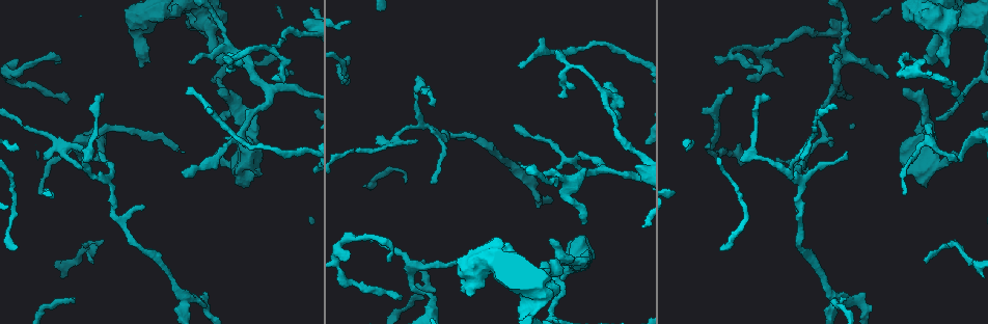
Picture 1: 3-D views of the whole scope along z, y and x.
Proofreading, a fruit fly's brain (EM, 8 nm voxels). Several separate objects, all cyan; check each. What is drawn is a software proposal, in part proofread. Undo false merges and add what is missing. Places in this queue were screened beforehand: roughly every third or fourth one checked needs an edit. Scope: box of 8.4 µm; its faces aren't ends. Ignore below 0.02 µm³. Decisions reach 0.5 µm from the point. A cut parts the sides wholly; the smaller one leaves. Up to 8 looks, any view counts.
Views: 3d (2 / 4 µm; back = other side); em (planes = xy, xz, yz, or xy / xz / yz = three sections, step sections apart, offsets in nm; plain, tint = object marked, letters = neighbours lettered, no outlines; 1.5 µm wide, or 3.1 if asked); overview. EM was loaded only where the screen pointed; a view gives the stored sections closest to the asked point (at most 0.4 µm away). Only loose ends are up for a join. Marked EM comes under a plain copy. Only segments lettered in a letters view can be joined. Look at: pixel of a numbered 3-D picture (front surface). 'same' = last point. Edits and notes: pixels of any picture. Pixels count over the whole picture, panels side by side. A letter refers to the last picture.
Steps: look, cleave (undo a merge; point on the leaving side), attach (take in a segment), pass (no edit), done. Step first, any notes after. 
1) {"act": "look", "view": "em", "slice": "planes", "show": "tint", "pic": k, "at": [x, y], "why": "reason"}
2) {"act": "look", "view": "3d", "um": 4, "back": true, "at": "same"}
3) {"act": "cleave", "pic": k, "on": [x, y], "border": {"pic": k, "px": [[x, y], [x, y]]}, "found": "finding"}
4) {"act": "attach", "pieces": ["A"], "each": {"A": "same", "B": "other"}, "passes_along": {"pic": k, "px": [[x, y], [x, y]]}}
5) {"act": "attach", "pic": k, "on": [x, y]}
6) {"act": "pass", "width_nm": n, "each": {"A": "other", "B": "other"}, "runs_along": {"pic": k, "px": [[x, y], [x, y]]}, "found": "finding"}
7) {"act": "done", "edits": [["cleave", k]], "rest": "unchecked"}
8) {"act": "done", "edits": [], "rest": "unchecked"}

{"act": "look", "view": "em", "slice": "xy", "step": 4, "show": "tint", "pic": 1, "at": [804, 158], "why": "thin end"}

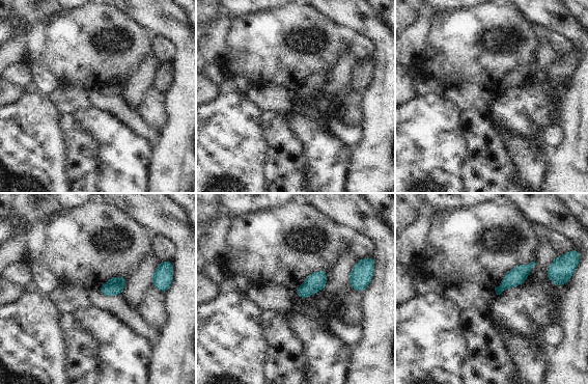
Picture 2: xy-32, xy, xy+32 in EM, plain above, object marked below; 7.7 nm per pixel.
{"act": "look", "view": "em", "slice": "planes", "show": "letters", "at": "same"}

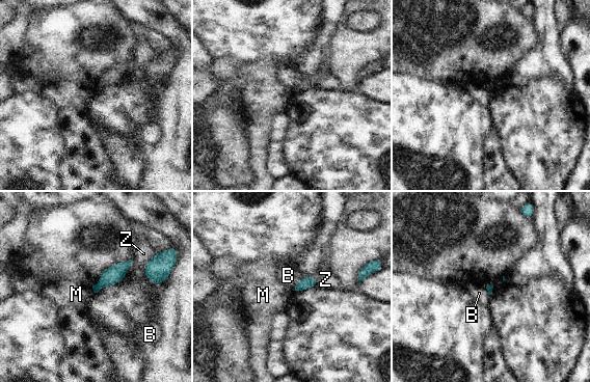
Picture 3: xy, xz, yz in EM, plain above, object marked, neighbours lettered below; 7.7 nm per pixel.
{"act": "pass", "each": {"B": "other", "M": "other", "Z": "other"}, "found": "no lettered segment goes on from it"}

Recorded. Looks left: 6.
{"act": "look", "view": "em", "slice": "planes", "show": "letters", "pic": 1, "at": [145, 207], "why": "an open end"}

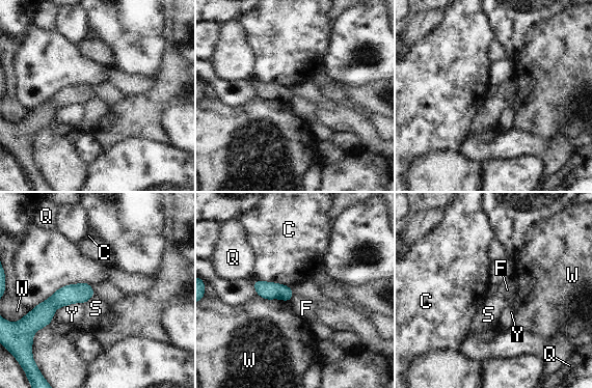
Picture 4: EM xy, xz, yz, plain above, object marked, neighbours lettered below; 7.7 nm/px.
{"act": "pass", "each": {"C": "other", "F": "other", "Q": "other", "S": "other", "W": "other", "Y": "other"}, "found": "no lettered segment goes on from it"}

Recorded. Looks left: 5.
{"act": "look", "view": "3d", "um": 2, "back": true, "pic": 1, "at": [903, 90], "why": "branch stops here"}

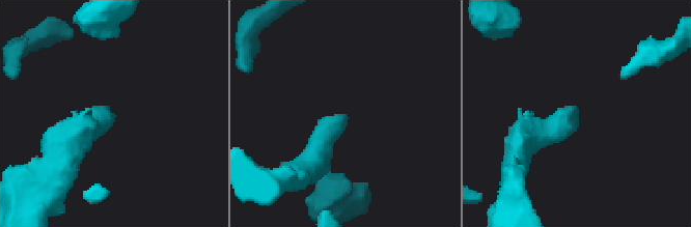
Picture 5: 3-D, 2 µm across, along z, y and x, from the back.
{"act": "look", "view": "em", "slice": "xy", "step": 8, "show": "letters", "pic": 5, "at": [108, 106]}

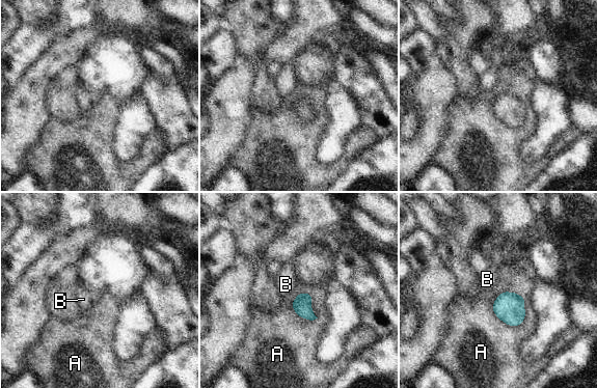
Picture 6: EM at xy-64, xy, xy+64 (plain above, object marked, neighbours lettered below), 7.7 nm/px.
{"act": "look", "view": "em", "slice": "planes", "show": "letters", "at": "same"}

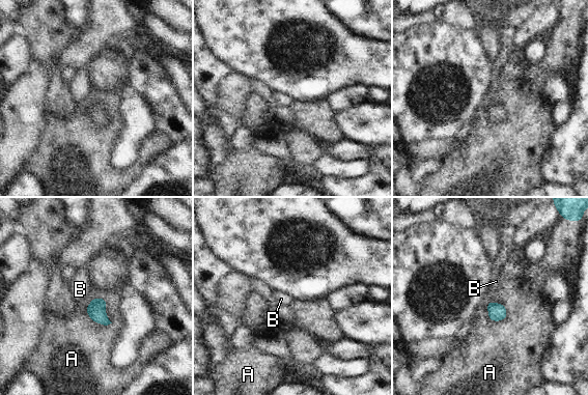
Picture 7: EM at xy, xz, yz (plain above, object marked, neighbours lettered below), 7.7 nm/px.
{"act": "pass", "each": {"A": "other", "B": "other"}, "border": {"pic": 7, "px": [[488, 301], [505, 307], [502, 321]]}, "found": "no lettered segment goes on from it"}

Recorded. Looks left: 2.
{"act": "done", "edits": [], "rest": "unchecked"}

